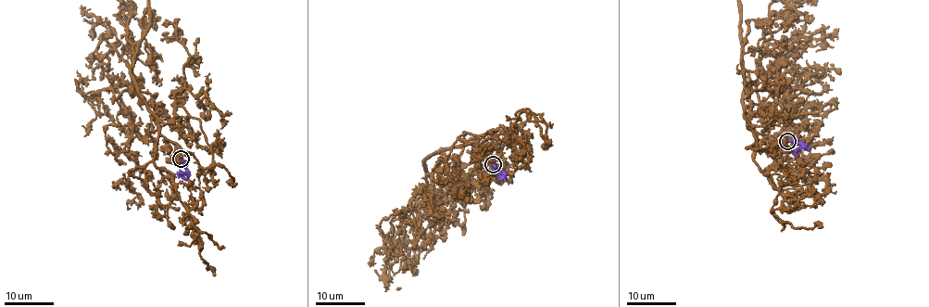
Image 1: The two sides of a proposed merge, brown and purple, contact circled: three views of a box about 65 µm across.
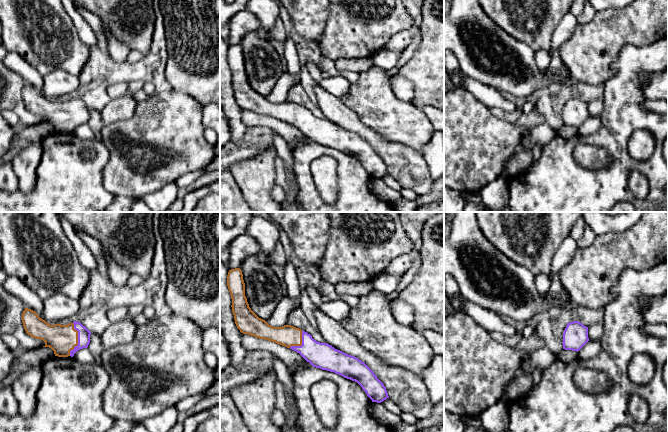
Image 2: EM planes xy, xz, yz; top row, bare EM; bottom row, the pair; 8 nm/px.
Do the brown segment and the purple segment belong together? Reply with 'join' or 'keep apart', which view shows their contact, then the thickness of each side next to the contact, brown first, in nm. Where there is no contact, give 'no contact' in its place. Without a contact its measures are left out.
join | xy | 220/100 nm

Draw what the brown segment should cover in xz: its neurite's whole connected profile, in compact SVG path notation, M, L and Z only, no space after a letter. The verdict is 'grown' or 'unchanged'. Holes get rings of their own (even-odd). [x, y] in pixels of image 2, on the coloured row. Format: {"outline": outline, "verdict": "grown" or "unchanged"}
{"outline": "M240 268L231 269L227 286L232 299L232 312L237 328L243 334L275 342L299 353L313 367L334 372L357 382L372 402L389 398L386 387L374 372L358 358L317 342L310 334L291 325L273 327L259 318L249 307Z", "verdict": "grown"}

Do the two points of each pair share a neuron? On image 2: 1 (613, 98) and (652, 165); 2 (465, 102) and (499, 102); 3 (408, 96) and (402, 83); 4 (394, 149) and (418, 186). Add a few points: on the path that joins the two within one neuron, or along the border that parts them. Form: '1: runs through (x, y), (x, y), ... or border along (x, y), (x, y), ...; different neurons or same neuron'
1: runs through (617, 120), (617, 150), (630, 163); same neuron
2: border along (465, 89), (488, 108); different neurons
3: runs through (406, 93), (402, 86); same neuron
4: runs through (398, 158), (417, 177); same neuron

